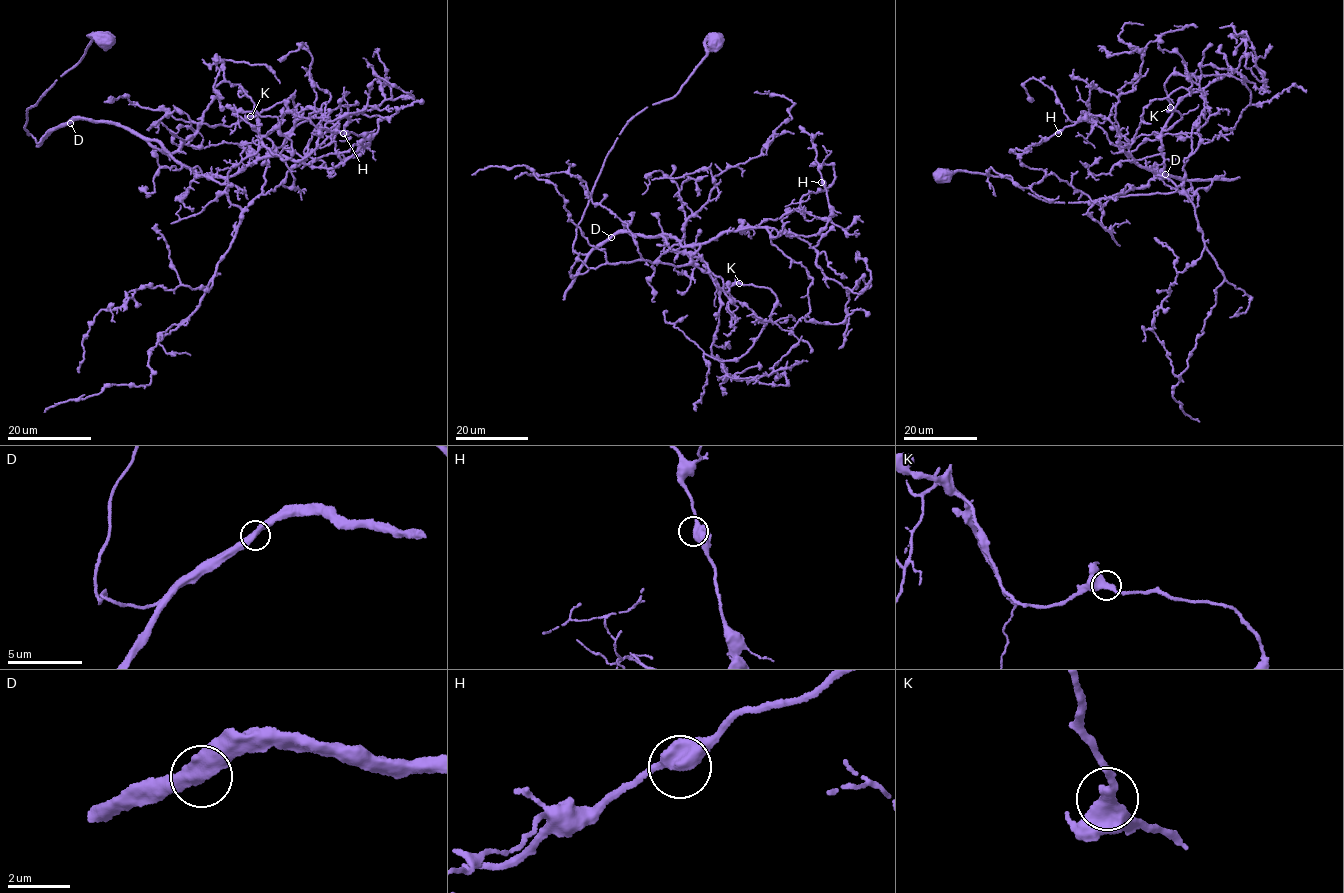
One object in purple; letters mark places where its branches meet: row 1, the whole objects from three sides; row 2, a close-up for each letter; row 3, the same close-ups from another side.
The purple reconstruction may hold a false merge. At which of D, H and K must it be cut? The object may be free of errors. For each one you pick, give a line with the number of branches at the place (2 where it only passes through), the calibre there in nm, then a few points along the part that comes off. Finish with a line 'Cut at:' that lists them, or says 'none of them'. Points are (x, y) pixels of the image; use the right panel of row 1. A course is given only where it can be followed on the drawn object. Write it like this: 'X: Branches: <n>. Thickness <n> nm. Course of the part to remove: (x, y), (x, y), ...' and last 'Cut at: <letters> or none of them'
Cut at: none of them

